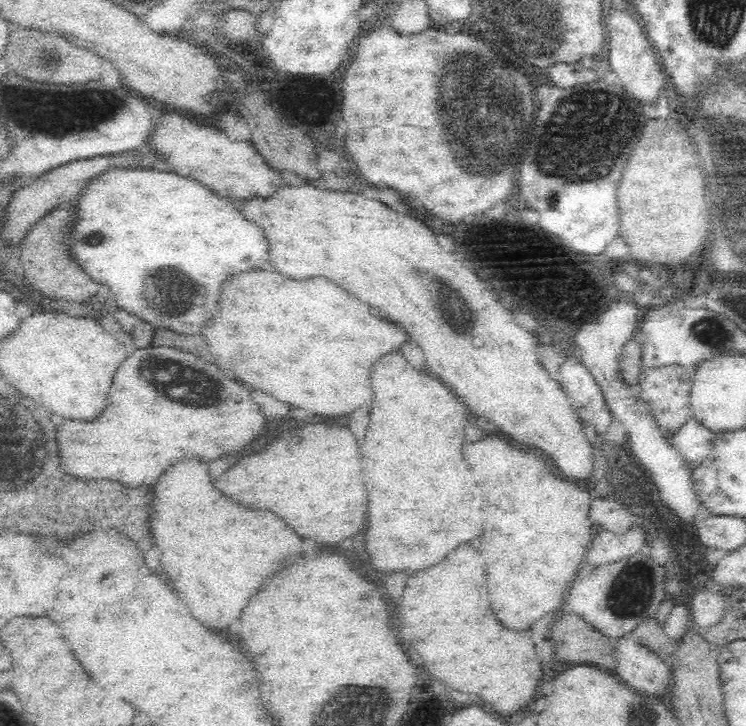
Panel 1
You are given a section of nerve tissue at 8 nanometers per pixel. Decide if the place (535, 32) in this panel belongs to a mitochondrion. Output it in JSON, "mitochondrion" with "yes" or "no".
{"mitochondrion":"yes"}

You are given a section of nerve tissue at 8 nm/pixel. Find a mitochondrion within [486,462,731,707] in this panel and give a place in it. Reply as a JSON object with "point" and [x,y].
{"point":[638,585]}

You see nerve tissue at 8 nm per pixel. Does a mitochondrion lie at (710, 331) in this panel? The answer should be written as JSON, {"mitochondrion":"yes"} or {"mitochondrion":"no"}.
{"mitochondrion":"yes"}

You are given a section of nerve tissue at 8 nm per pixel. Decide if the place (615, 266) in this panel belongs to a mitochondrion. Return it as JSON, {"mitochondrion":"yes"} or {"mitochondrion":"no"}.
{"mitochondrion":"no"}

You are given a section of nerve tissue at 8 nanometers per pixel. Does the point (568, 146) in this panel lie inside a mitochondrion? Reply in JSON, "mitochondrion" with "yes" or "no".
{"mitochondrion":"yes"}

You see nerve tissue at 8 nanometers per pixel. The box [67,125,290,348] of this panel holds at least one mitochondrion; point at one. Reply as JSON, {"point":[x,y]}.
{"point":[171,286]}

